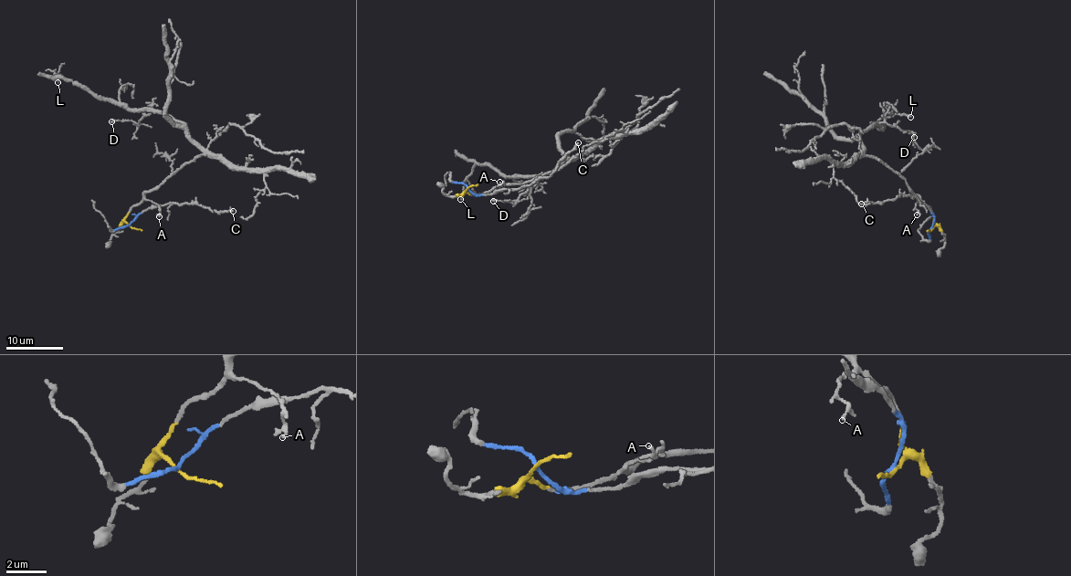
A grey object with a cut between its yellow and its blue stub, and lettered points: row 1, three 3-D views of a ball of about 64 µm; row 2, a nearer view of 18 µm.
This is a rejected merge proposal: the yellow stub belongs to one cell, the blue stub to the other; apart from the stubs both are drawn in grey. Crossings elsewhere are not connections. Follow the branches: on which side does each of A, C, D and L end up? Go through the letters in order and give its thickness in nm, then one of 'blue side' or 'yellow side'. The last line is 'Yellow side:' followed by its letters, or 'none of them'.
A: 170 nm thick; yellow side
C: 150 nm thick; blue side
D: 150 nm thick; yellow side
L: 240 nm thick; yellow side
Yellow side: A, D, L

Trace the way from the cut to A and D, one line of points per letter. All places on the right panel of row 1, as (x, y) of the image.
A: (930, 229), (934, 224), (933, 216), (921, 202), (917, 202), (917, 215)
D: (930, 229), (934, 221), (927, 205), (897, 173), (870, 157), (859, 138), (887, 122), (915, 137)

